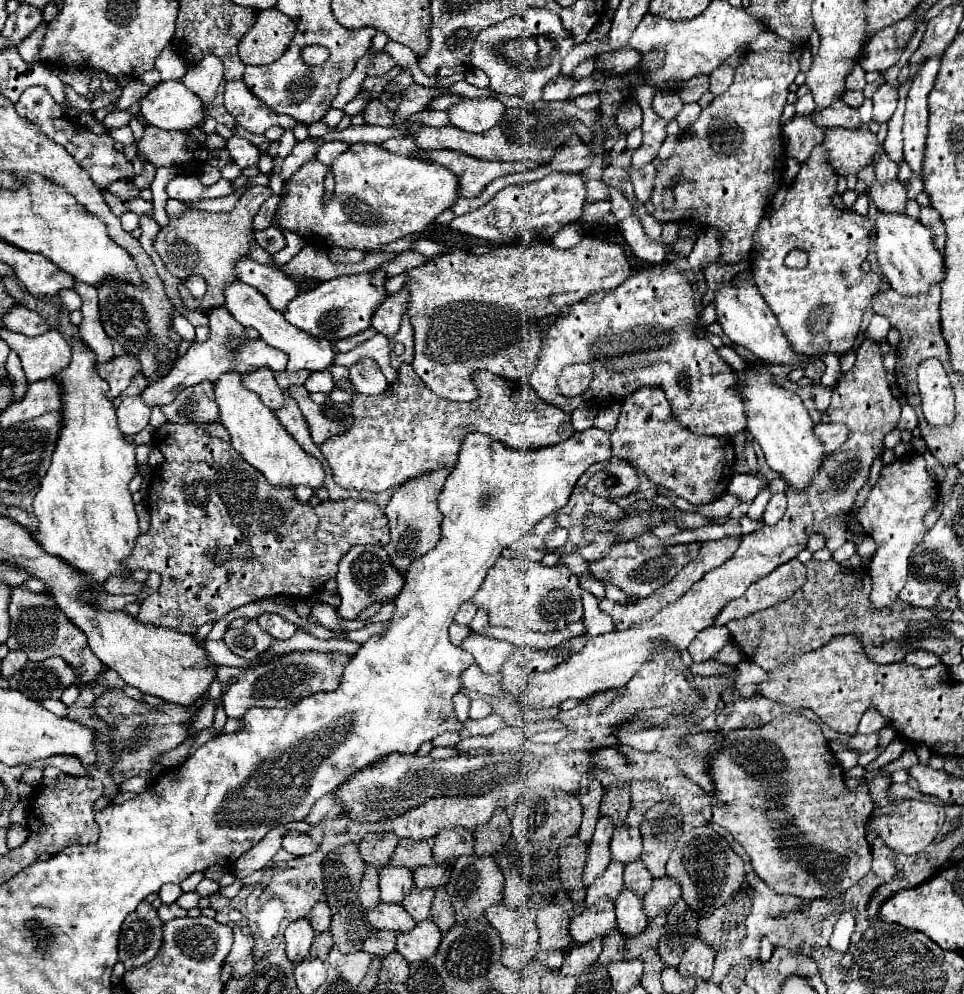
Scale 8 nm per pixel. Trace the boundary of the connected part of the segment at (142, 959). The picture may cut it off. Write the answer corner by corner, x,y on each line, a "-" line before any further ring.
142,901
138,909
128,915
122,923
118,957
126,969
136,969
148,963
162,945
162,921
156,915
156,909

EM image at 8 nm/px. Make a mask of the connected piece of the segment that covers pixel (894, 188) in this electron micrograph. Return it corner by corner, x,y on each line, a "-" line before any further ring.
892,179
886,183
876,181
870,187
868,195
878,211
884,211
884,213
904,213
906,211
908,195
898,179

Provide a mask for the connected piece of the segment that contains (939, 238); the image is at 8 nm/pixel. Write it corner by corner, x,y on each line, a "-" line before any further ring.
922,207
920,223
932,231
934,245
936,245
936,249
942,251
944,243
946,243
946,229
944,229
944,223
940,219
940,213
936,213
936,209
932,209
932,207

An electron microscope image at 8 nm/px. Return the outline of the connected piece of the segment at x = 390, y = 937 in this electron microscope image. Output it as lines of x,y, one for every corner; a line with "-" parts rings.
376,933
364,941
364,951
372,957
386,957
396,951
396,935
394,933

